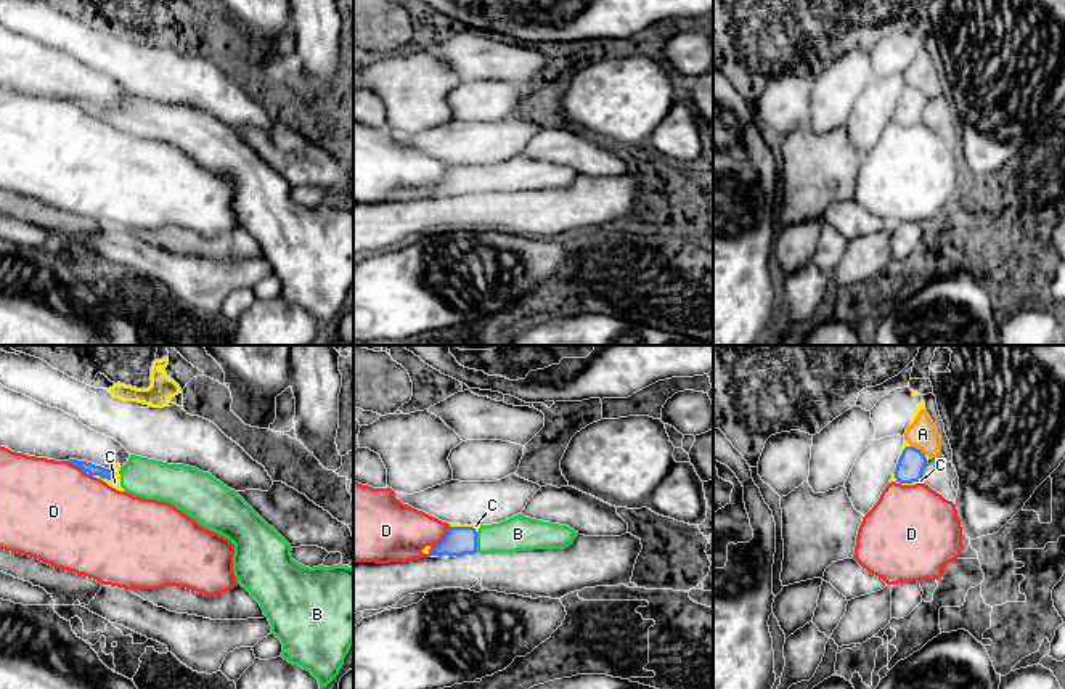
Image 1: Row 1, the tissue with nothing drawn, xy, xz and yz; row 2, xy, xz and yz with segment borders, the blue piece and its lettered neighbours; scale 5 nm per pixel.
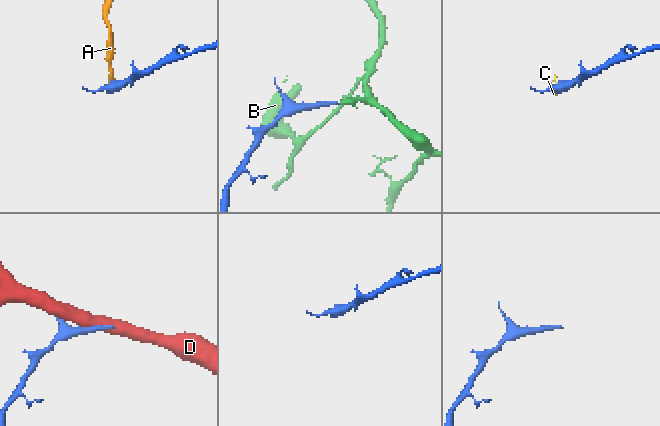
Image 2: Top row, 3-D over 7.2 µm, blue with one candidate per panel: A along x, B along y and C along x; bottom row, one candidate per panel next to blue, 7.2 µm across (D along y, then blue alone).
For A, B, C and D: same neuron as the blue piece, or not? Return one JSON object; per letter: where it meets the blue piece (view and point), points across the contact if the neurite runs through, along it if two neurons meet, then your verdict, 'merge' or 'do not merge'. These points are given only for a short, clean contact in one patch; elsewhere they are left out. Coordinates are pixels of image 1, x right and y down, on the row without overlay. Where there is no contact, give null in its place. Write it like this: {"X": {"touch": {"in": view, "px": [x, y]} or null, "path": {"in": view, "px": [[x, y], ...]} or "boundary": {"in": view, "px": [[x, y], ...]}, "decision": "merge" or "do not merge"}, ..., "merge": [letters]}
{"A": {"touch": {"in": "yz", "px": [916, 89]}, "decision": "do not merge"}, "B": {"touch": {"in": "xz", "px": [476, 182]}, "decision": "merge"}, "C": {"touch": {"in": "xy", "px": [105, 118]}, "boundary": {"in": "xy", "px": [[93, 114], [103, 119], [114, 116]]}, "decision": "do not merge"}, "D": {"touch": {"in": "xz", "px": [440, 182]}, "decision": "do not merge"}, "merge": ["B"]}

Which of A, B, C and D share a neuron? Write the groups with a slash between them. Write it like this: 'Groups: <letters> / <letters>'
Groups: A C / B / D

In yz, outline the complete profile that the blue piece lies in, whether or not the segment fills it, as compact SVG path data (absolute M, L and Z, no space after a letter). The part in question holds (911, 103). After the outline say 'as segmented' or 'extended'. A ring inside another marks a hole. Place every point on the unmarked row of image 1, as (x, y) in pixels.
M906 87L893 112L896 122L900 124L919 122L922 119L925 104L927 104L927 98L920 90L914 87Z; as segmented

